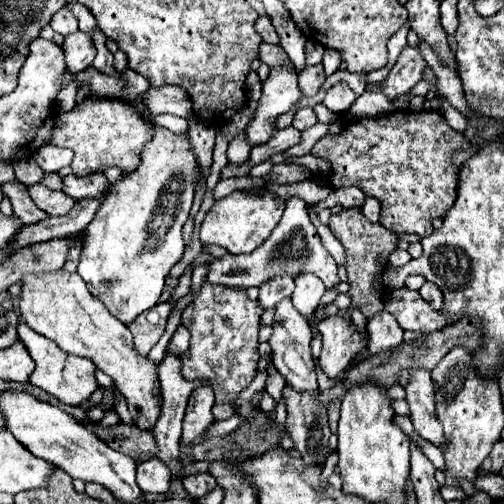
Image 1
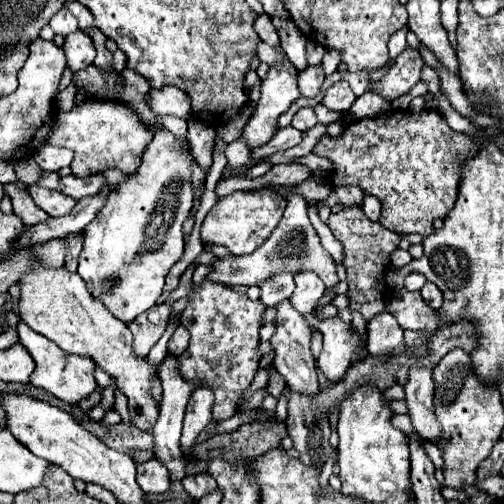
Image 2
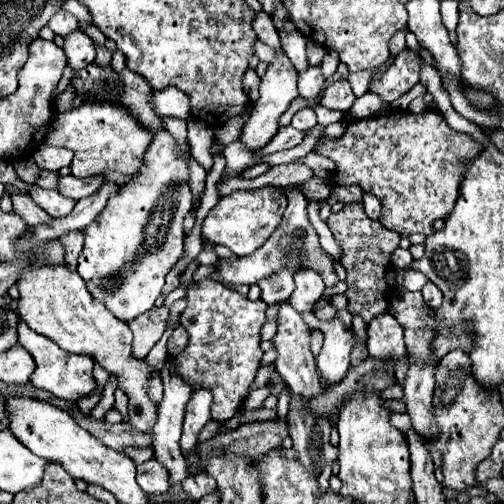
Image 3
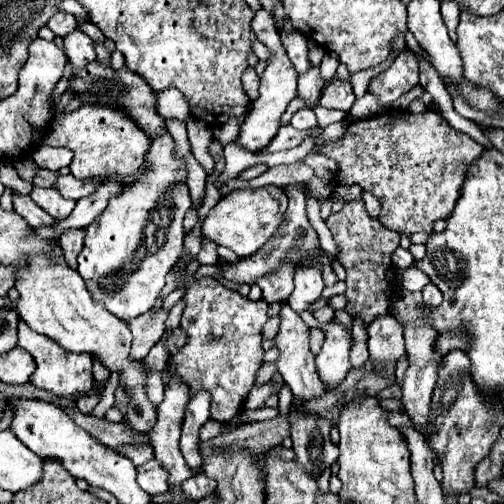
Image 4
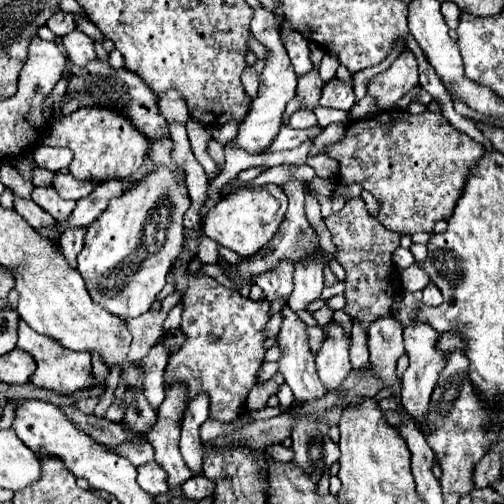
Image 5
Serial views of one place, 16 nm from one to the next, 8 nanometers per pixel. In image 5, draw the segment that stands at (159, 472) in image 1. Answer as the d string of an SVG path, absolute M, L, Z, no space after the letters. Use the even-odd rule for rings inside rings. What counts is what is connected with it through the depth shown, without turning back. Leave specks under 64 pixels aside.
M148 462L144 466L138 466L138 484L150 496L158 496L168 490L166 472L156 462Z

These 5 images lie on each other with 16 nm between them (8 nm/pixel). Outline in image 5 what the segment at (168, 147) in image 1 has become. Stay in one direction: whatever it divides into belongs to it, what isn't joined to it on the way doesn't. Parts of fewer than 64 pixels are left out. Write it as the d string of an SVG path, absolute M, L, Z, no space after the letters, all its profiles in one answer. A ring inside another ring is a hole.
M170 138L152 144L148 158L154 160L158 168L146 174L136 188L110 200L104 214L88 226L84 248L78 254L78 272L86 282L88 294L96 304L122 320L150 310L156 294L166 284L172 262L182 252L182 218L190 206L190 198L186 188L178 186L172 174L176 164L170 160L170 150Z

